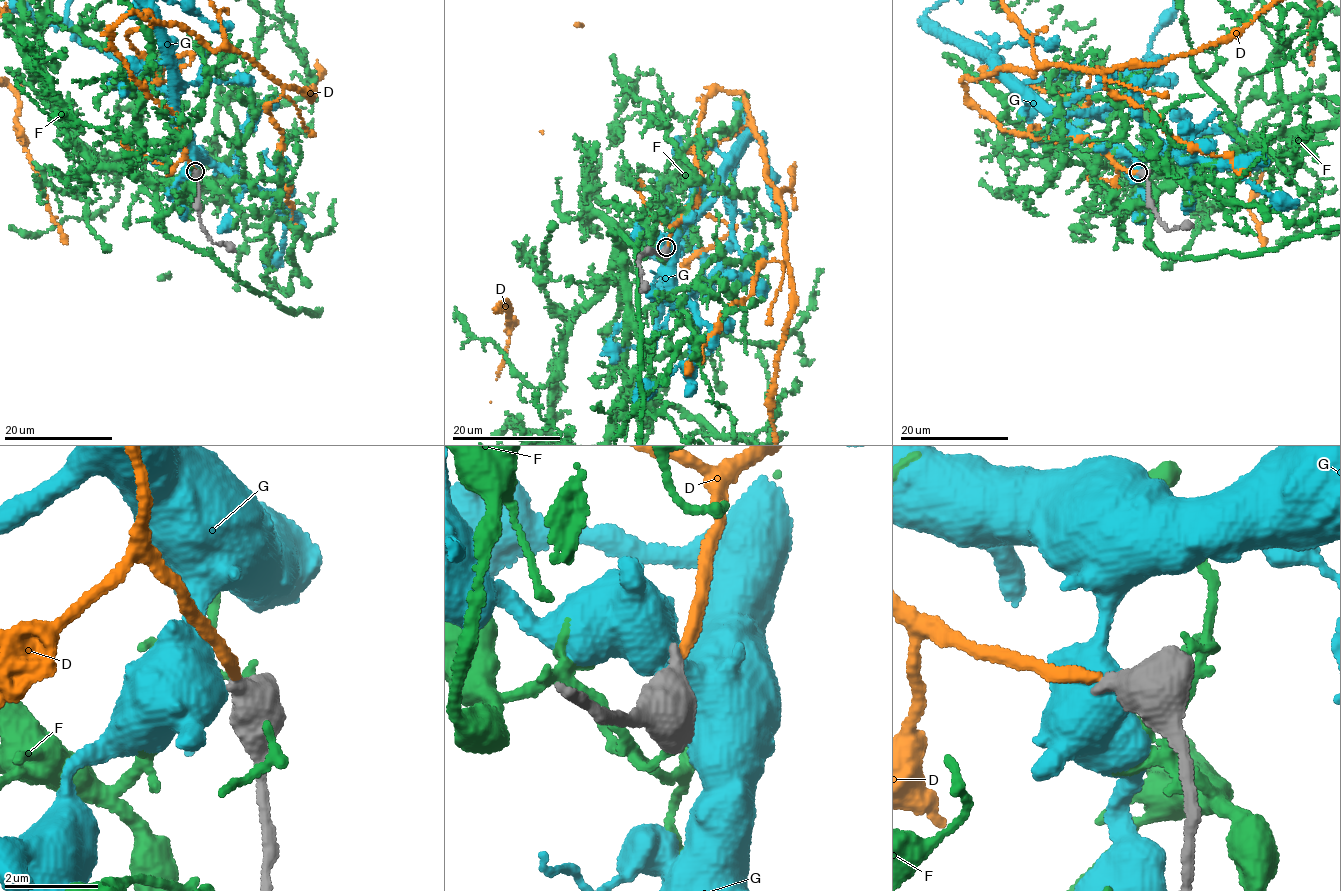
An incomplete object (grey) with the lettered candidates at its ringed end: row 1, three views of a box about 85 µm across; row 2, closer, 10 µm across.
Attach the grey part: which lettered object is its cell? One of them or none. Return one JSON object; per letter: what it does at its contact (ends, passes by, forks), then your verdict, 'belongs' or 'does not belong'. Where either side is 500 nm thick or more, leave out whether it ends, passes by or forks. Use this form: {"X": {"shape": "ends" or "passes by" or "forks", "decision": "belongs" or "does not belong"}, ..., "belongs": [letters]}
{"D": {"shape": "ends", "decision": "belongs"}, "F": {"decision": "does not belong"}, "G": {"decision": "does not belong"}, "belongs": ["D"]}

